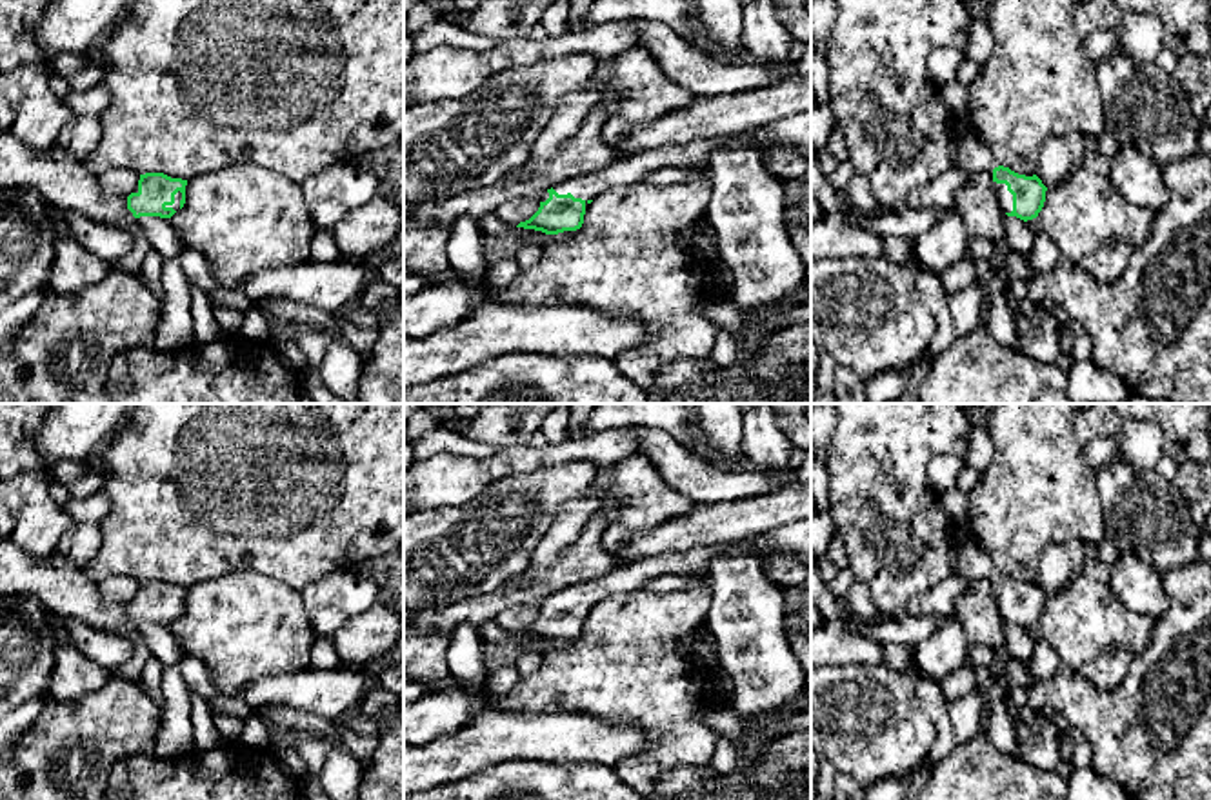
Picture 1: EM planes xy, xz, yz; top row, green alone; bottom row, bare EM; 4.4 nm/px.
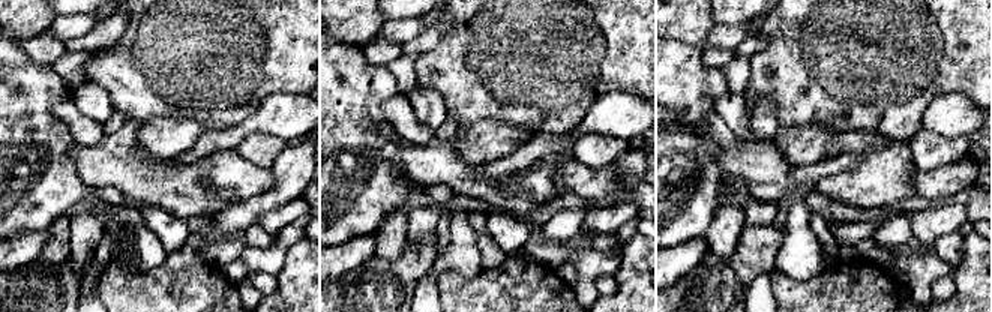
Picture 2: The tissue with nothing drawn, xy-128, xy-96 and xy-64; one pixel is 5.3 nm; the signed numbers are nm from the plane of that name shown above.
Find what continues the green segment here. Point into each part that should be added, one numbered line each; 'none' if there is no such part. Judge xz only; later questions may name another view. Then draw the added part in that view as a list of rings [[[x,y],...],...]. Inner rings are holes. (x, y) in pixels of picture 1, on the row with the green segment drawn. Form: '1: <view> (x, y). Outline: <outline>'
1: xz (795, 131). Outline: [[[811,111],[795,115],[778,122],[773,122],[764,127],[749,129],[738,135],[727,135],[720,138],[702,138],[695,140],[691,144],[680,144],[680,145],[664,145],[658,149],[647,149],[640,153],[627,155],[626,158],[615,162],[604,171],[587,173],[576,178],[571,178],[567,182],[562,182],[555,185],[553,189],[558,195],[571,193],[575,198],[582,198],[585,202],[585,211],[589,207],[589,200],[595,200],[600,193],[616,187],[616,185],[627,185],[627,184],[638,184],[647,175],[656,173],[664,167],[686,167],[686,165],[707,165],[707,158],[718,145],[736,145],[736,144],[749,144],[756,147],[760,153],[769,145],[786,145],[791,149],[796,149],[800,153],[811,155]]]

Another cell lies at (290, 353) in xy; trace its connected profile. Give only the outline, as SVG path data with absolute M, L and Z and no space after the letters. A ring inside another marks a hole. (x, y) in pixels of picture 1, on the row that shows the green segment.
M271 338L269 345L276 351L280 362L285 367L291 369L302 369L305 367L305 358L304 353L300 349L300 345L296 342L291 340L278 340L278 338Z

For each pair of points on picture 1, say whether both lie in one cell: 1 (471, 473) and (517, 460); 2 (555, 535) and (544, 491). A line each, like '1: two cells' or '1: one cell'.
1: one cell
2: two cells

